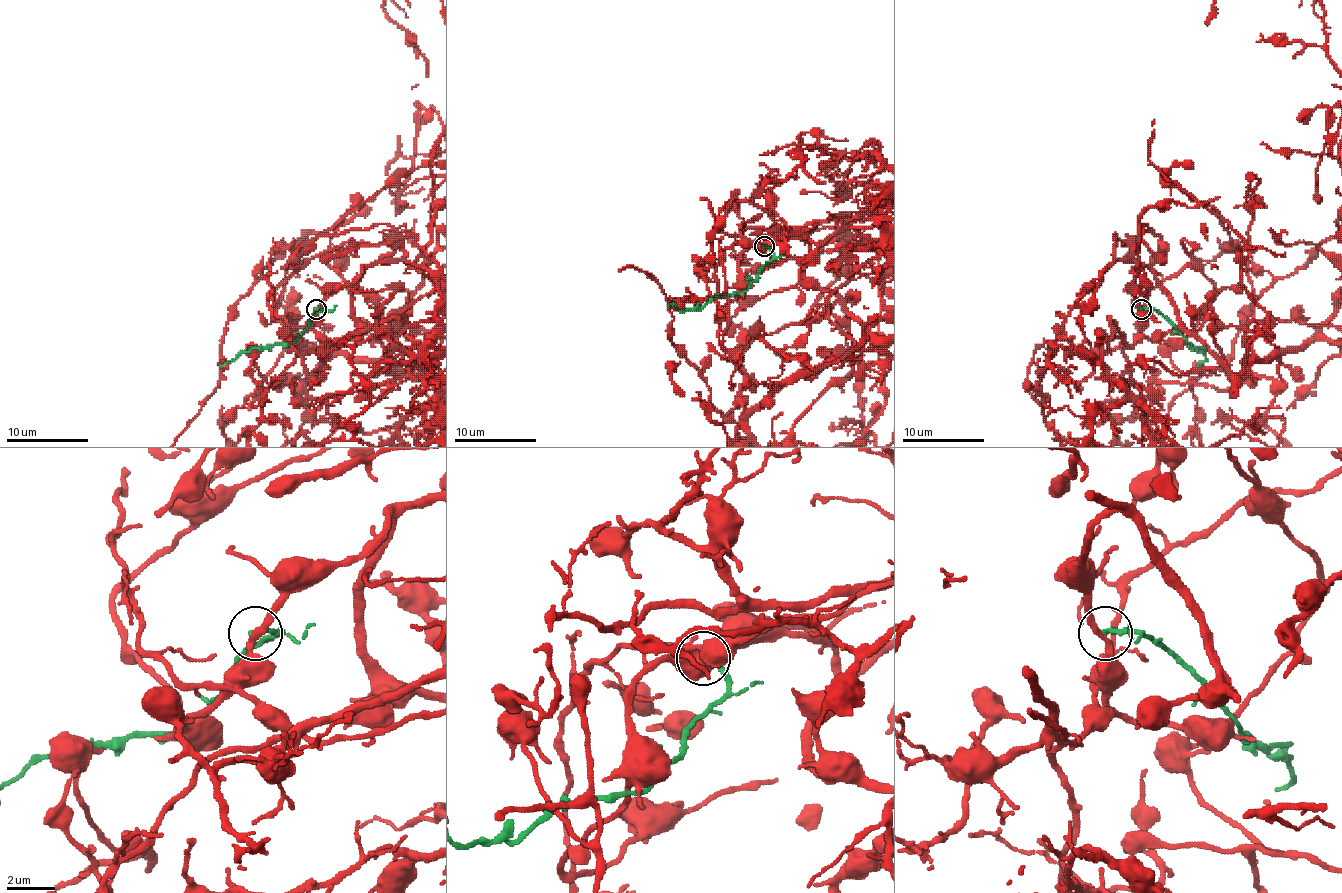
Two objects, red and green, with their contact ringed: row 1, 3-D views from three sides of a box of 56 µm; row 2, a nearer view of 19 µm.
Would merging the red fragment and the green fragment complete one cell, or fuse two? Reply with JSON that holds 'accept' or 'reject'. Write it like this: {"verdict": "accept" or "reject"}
{"verdict": "reject"}

